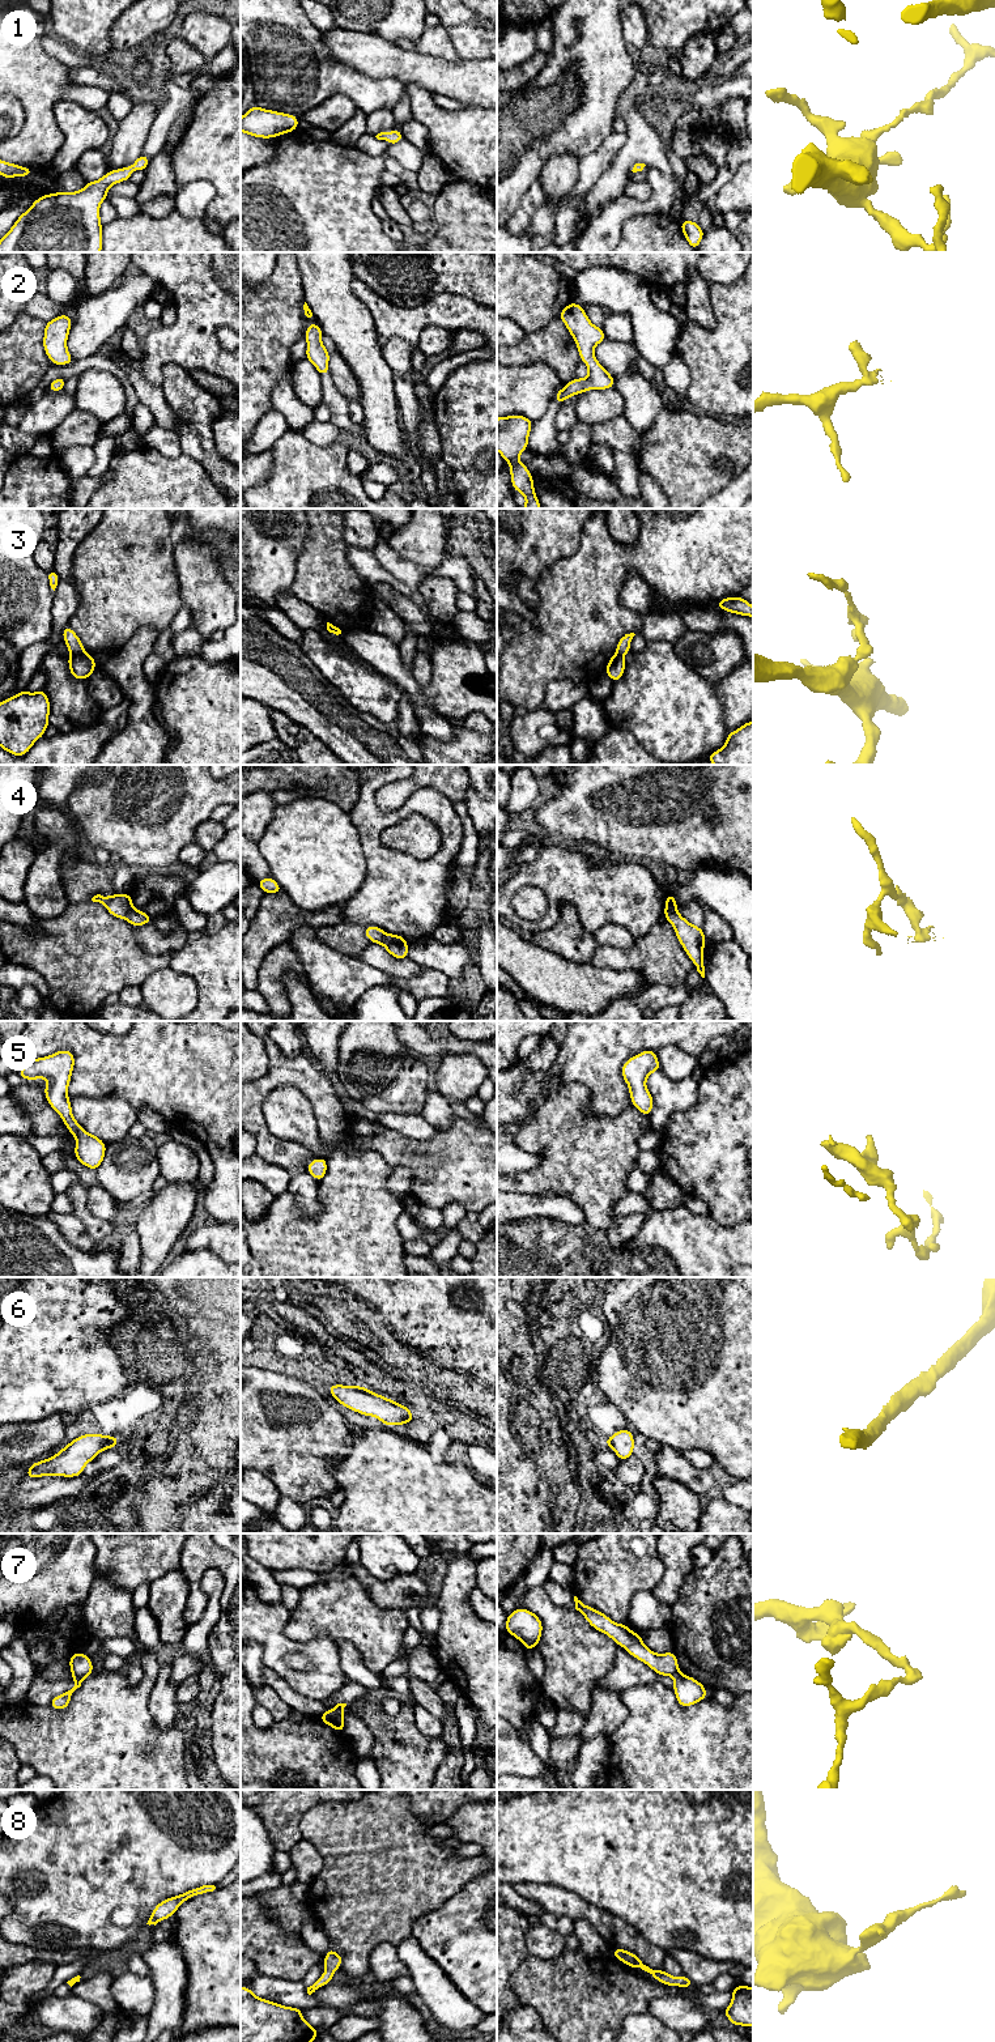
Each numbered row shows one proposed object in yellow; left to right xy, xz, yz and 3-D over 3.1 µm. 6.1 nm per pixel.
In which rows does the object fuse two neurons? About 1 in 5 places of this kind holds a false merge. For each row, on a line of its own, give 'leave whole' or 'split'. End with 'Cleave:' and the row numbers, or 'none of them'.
1: leave whole
2: leave whole
3: split
4: split
5: leave whole
6: leave whole
7: split
8: leave whole
Cleave: 3, 4, 7

